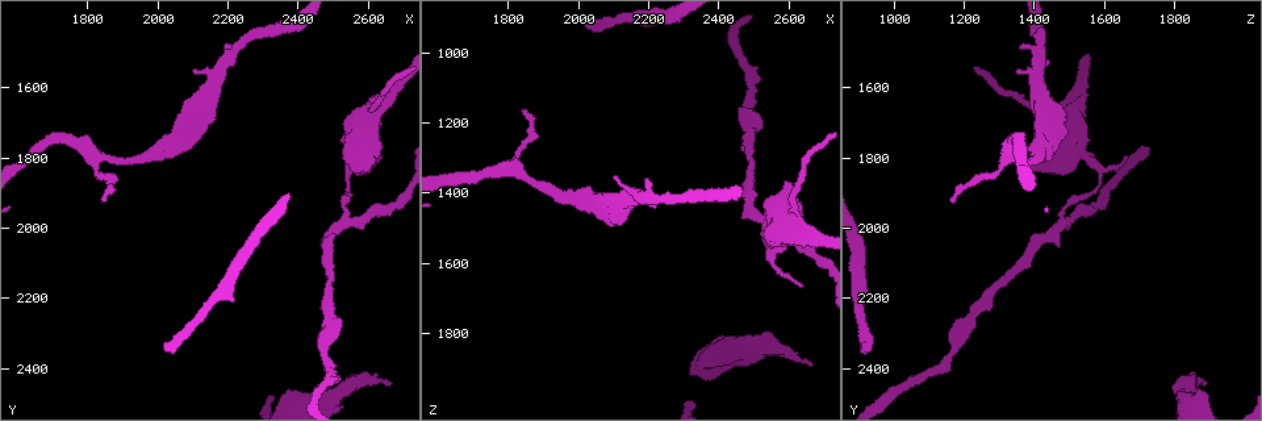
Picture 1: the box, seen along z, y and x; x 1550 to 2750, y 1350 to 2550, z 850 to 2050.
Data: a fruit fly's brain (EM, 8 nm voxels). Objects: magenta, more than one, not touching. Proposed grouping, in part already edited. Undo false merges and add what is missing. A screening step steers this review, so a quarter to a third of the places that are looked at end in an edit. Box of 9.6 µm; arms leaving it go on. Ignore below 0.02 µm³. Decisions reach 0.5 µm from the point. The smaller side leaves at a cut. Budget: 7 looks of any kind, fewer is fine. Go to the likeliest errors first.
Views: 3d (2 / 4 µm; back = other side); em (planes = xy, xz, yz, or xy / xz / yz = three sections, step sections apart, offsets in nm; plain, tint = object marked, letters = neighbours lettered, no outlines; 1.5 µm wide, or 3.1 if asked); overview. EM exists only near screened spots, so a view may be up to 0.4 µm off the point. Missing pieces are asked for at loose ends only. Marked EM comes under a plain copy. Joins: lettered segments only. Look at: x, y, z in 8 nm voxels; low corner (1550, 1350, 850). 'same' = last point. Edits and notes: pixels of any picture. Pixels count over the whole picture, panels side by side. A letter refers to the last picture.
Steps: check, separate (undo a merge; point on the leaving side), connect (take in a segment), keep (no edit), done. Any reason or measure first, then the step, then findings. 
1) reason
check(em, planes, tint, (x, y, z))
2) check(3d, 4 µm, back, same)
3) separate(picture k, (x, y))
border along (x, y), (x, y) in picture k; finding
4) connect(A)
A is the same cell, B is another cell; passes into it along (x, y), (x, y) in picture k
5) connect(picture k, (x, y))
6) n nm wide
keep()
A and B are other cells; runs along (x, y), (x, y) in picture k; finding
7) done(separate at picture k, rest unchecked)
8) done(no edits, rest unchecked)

free end
check(3d, 2 µm, (2030, 2350, 920))

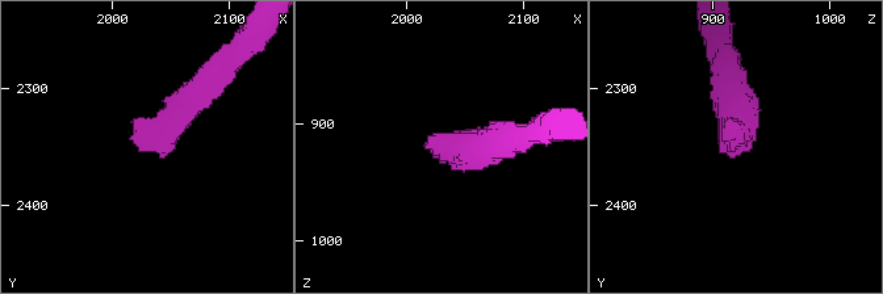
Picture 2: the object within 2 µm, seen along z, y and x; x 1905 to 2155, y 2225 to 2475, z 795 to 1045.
check(em, planes, letters, (2020, 2350, 926))

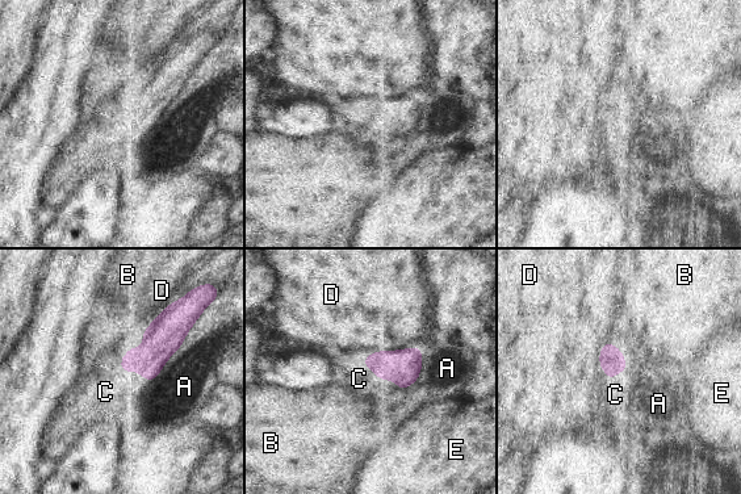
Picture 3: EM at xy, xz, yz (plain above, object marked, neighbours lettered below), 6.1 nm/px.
connect(C)
C is the same cell, A, B, D and E are other cells; passes into it along (158, 346), (121, 363), (105, 392) in picture 3; the neuron continues

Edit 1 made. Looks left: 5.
free end
check(em, xy, step 4, letters, (2670, 2440, 1890))

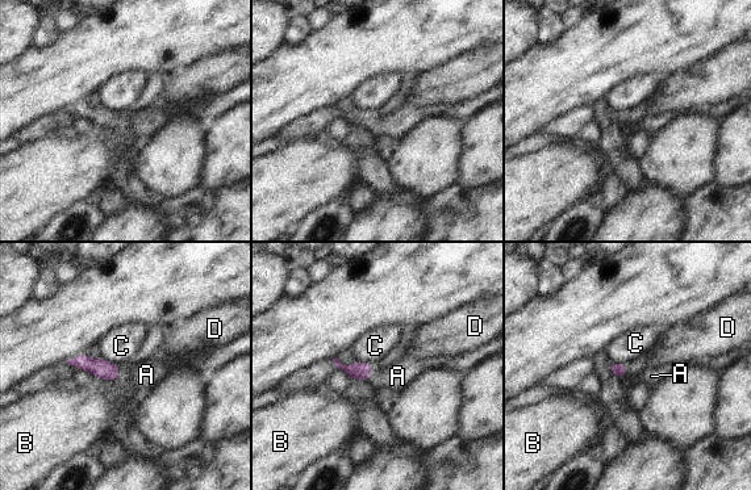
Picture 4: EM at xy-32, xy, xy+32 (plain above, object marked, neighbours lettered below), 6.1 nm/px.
connect(A)
A is the same cell, B, C and D are other cells; passes into it along (357, 369), (371, 373), (397, 376) in picture 4; it goes on there

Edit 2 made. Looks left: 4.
redraw
check(overview)

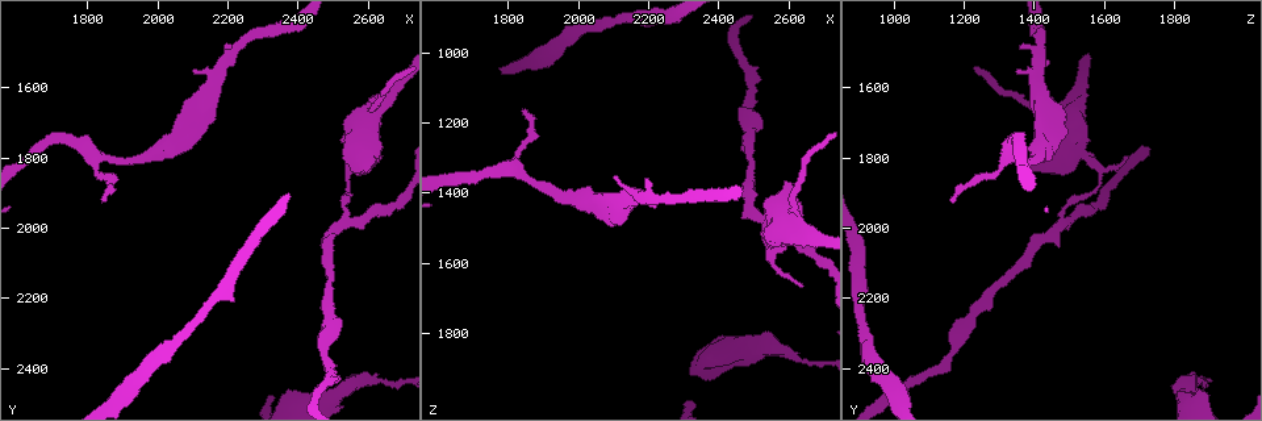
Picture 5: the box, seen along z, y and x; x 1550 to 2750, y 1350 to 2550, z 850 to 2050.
abrupt turn
check(em, yz, step 8, tint, (2540, 1980, 1490))

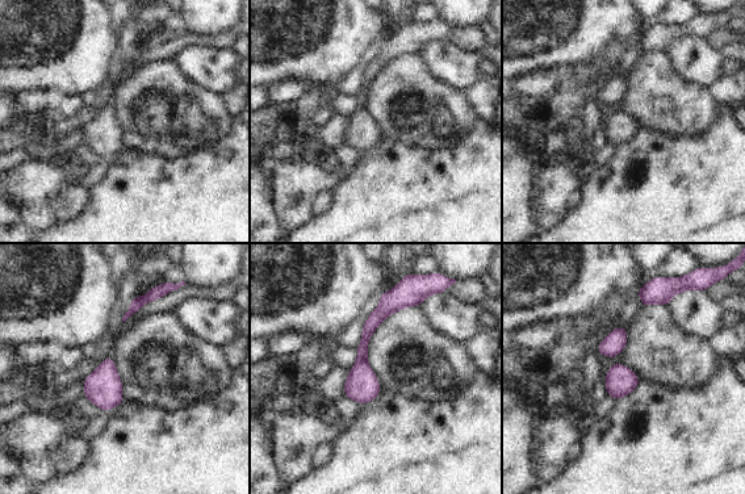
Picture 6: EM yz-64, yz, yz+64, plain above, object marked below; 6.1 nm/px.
check(em, yz, step 8, letters, same)

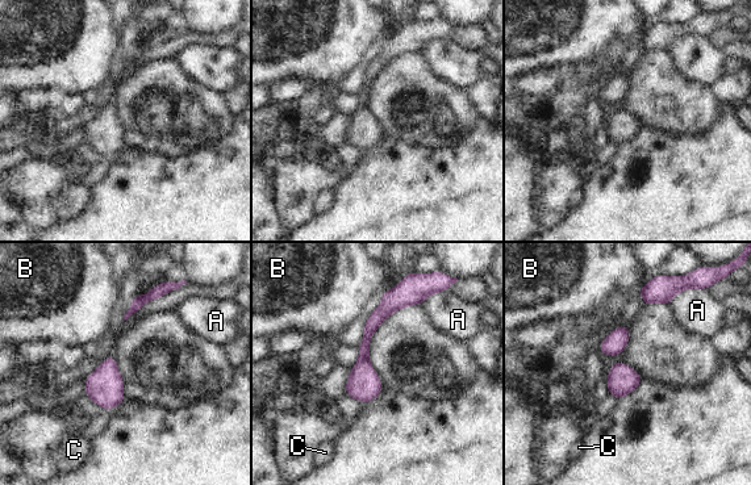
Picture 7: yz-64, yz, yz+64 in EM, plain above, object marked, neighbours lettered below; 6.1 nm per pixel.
A touches over 100 nm
separate(picture 7, (363, 384))
A, B and C are other cells; border along (362, 343), (368, 346) in picture 7; two neurons meet here

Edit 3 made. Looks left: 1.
done(connect at picture 3, connect at picture 4, separate at picture 7, rest unchecked)

